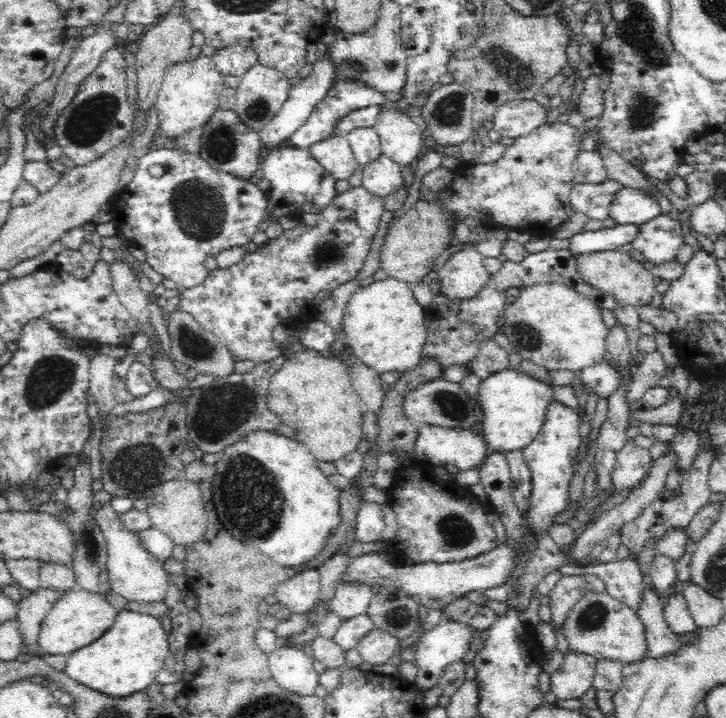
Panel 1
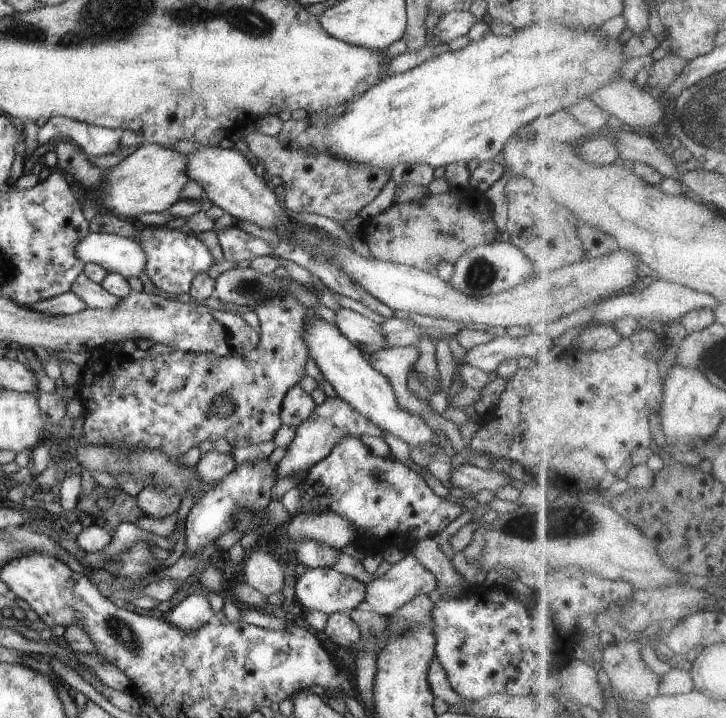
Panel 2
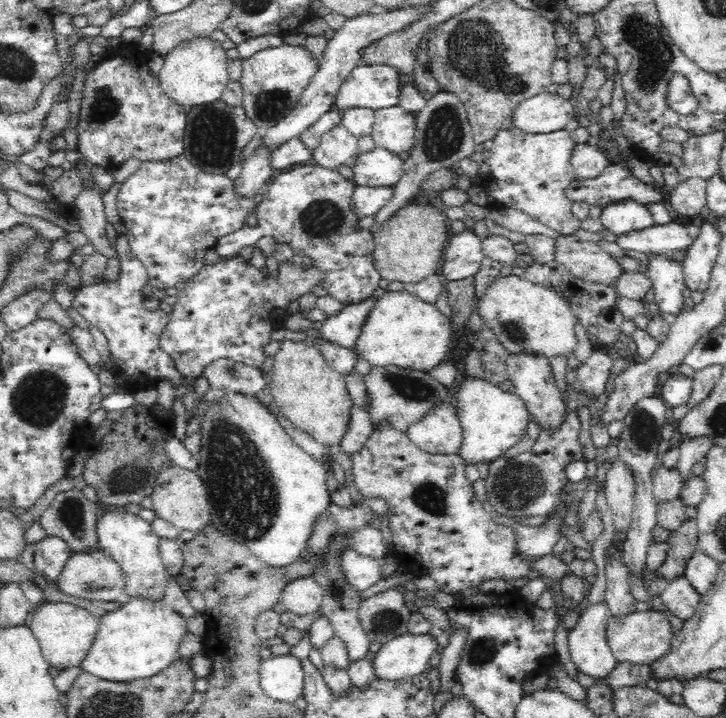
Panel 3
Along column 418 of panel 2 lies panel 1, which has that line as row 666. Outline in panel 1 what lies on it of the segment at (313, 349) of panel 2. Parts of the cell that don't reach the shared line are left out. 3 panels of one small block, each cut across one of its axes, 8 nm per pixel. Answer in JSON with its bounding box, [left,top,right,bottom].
[414,620,479,691]

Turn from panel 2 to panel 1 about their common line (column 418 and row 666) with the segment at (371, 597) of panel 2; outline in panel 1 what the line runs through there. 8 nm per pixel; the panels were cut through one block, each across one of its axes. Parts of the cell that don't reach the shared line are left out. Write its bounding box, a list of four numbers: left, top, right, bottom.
[550,652,597,700]

